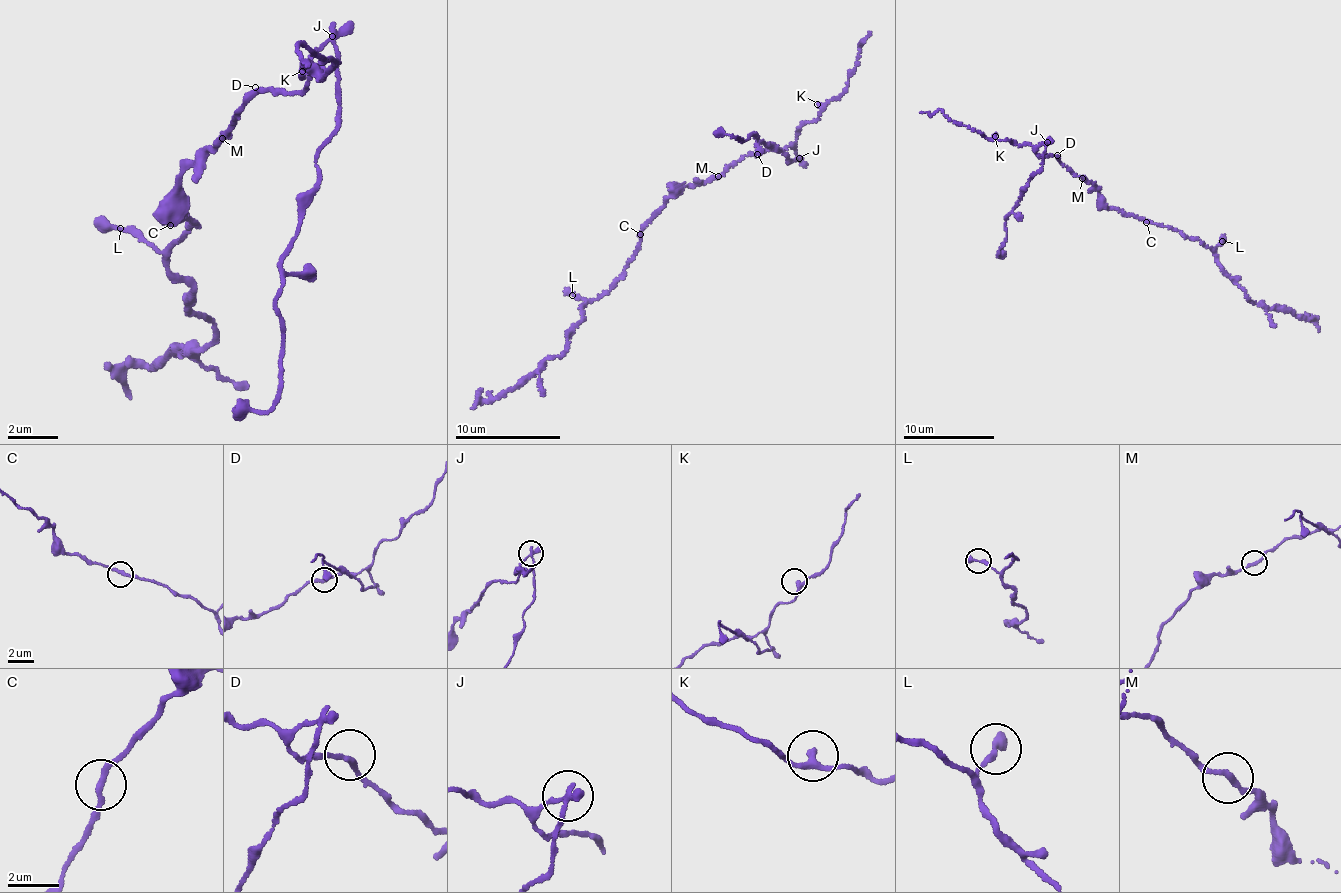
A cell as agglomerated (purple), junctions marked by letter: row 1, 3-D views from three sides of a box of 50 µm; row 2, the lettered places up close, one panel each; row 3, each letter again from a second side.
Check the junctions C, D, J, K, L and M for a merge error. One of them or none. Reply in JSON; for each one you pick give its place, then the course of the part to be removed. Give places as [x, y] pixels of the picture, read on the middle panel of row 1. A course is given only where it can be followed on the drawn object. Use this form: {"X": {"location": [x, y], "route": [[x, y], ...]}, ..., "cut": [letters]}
{"J": {"location": [799, 158], "route": [[800, 157], [790, 163], [781, 150], [774, 151], [751, 134], [741, 143], [729, 135], [713, 133]]}, "cut": ["J"]}

